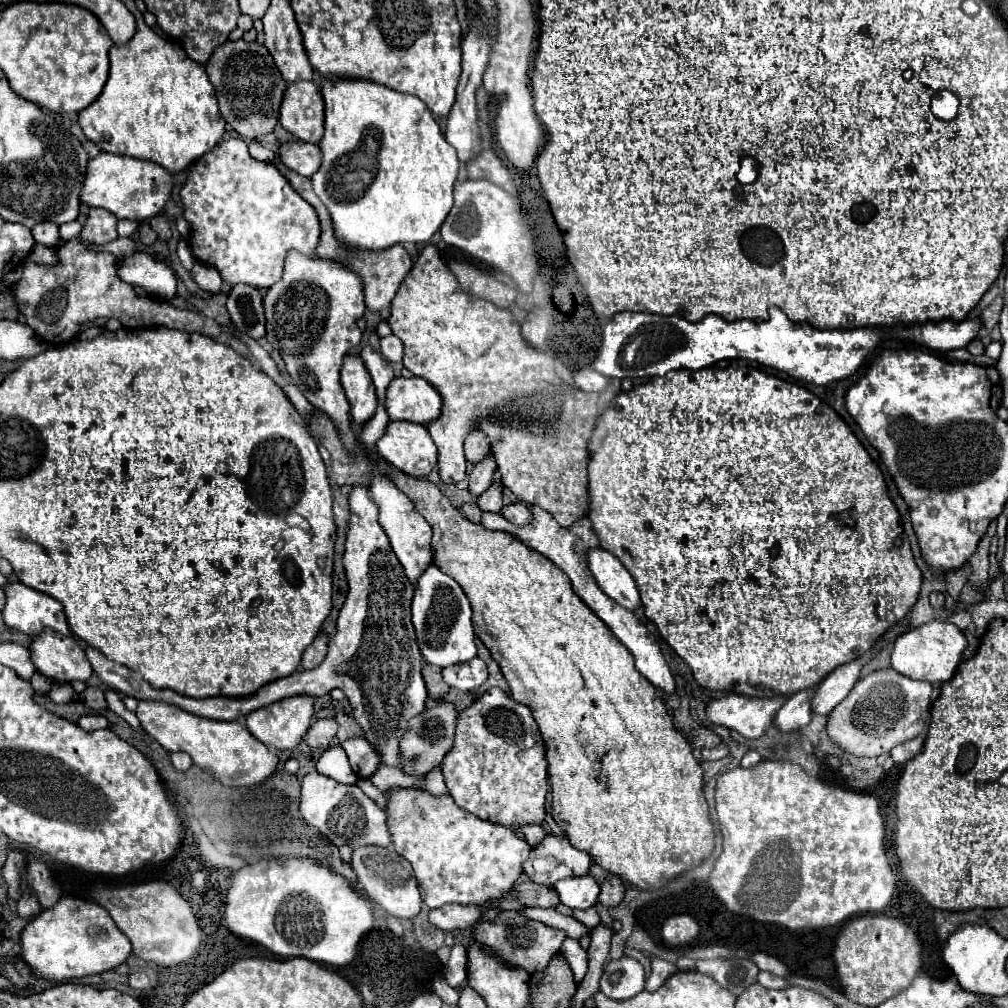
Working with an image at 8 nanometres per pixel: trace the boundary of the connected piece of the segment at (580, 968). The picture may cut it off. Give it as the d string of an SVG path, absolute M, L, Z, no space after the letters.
M565 938L563 946L561 946L561 954L567 958L567 962L573 970L574 980L579 984L587 972L587 950L583 950L577 940Z

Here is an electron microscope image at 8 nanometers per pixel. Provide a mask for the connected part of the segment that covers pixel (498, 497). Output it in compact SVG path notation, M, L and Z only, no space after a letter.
M491 484L489 490L485 490L479 498L477 498L477 504L481 510L489 510L489 512L501 512L503 504L503 484Z

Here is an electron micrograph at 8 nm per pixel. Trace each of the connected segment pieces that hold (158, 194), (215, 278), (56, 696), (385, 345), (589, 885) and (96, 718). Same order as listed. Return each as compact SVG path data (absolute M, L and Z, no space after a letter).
M101 152L87 164L87 176L81 190L81 200L87 206L97 206L113 212L117 218L131 218L131 220L147 220L159 214L167 200L171 198L173 190L173 174L161 168L157 162L119 156Z
M195 262L193 270L191 270L191 276L193 276L193 280L197 282L199 288L203 288L203 290L207 290L211 294L217 294L219 288L221 288L221 276L213 266Z
M53 684L51 690L51 700L57 704L67 704L75 698L75 690L71 688L71 684Z
M391 334L379 340L379 352L385 356L389 362L401 362L403 358L403 344Z
M591 876L581 878L565 878L553 886L561 898L561 902L569 908L591 908L599 896L599 884Z
M89 714L79 718L79 726L83 730L101 730L101 728L111 728L111 722L101 714Z

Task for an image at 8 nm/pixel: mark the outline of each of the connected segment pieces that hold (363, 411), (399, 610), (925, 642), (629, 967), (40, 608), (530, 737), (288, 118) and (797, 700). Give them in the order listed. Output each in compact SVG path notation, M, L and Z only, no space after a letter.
M347 354L341 368L341 384L351 404L353 426L365 424L377 408L375 386L371 382L371 374L367 372L365 362L361 360L363 358L359 354Z
M353 486L349 494L349 510L351 518L345 540L347 546L343 554L349 592L337 618L337 634L329 642L329 652L317 668L303 672L297 670L291 676L273 680L247 698L217 696L203 700L181 696L173 690L157 690L145 680L137 678L139 672L107 660L95 648L87 648L87 660L91 662L93 672L101 678L101 682L105 682L113 690L119 690L123 696L167 702L209 720L241 720L253 710L291 696L303 694L321 698L333 688L341 688L353 712L357 714L355 720L363 730L363 738L377 750L381 766L403 770L399 744L409 730L409 720L425 712L427 700L425 682L421 680L421 654L415 640L415 628L411 624L413 586L409 584L409 580L405 580L401 564L393 554L381 524L377 522L379 508L369 496L367 486Z
M927 622L919 628L913 628L905 634L901 634L895 640L895 648L891 654L891 666L913 678L913 680L927 680L927 682L949 682L957 670L957 666L963 662L963 652L967 648L965 634L949 622Z
M623 956L619 960L611 960L605 966L605 974L601 978L601 992L613 1000L629 1000L637 996L645 988L645 972L643 966Z
M9 582L5 586L5 594L7 604L3 608L3 620L9 628L15 628L29 636L51 628L65 636L71 636L63 604L55 598L27 588L21 582Z
M489 688L457 718L453 748L443 758L443 776L449 794L455 804L481 820L517 830L525 824L543 824L545 820L545 798L547 798L547 760L545 746L539 736L539 728L531 716L531 710L515 702L501 688Z
M313 80L287 84L279 108L281 126L303 142L317 144L323 134L323 96Z
M803 690L803 692L793 694L785 702L785 706L777 712L773 726L779 732L797 732L803 726L807 726L811 720L811 710L809 710L811 694L813 694L813 690Z

